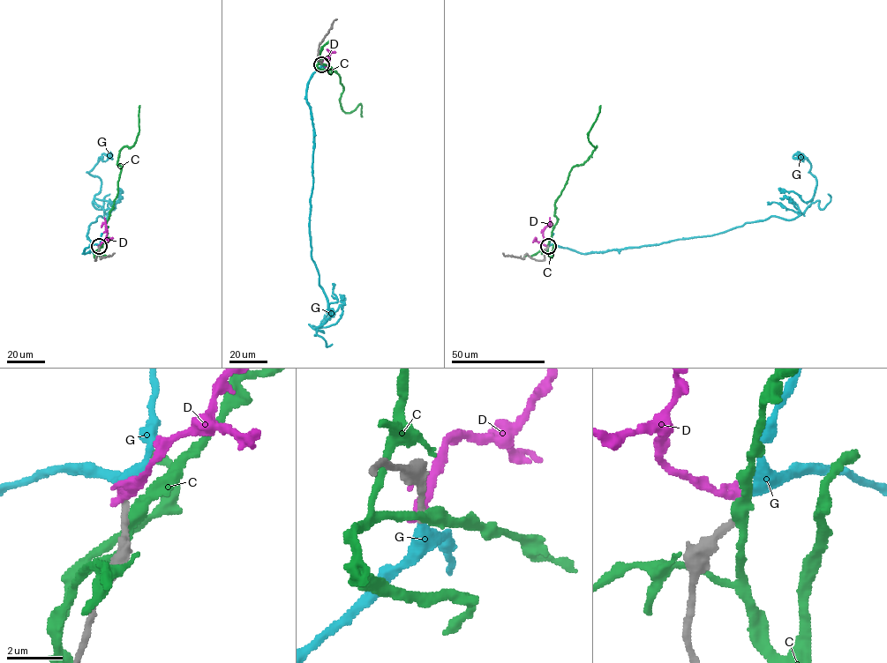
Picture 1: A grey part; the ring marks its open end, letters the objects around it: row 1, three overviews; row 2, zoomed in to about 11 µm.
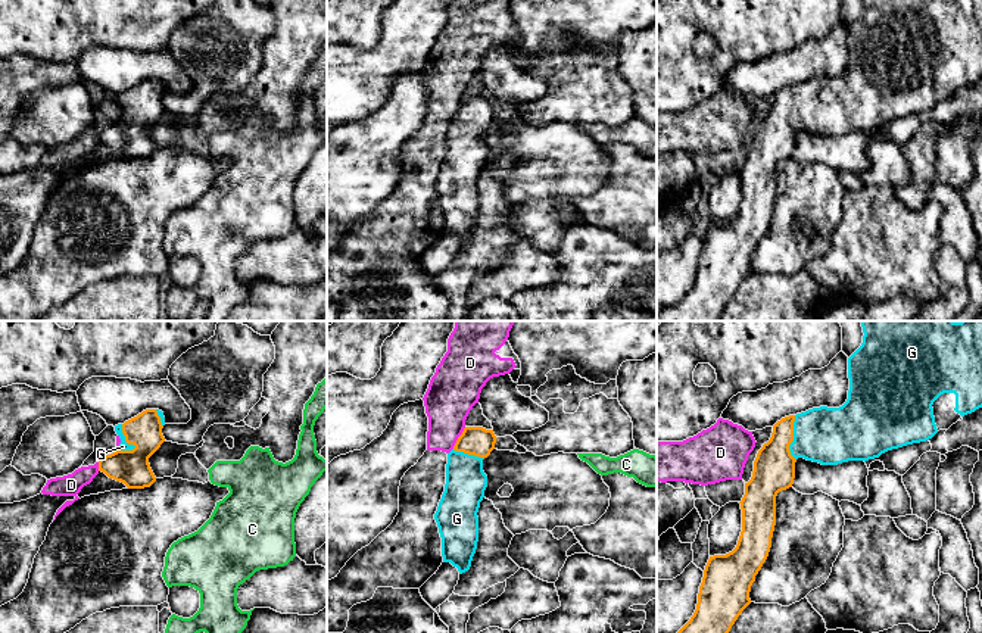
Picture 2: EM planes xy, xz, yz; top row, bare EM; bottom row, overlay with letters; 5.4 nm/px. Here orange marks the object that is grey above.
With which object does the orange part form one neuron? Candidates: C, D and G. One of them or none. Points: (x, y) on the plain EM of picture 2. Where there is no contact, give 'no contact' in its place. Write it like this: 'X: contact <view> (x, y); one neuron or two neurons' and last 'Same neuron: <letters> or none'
C: no contact; two neurons
D: contact xz (458, 108); two neurons
G: contact xy (125, 109); one neuron
Same neuron: G

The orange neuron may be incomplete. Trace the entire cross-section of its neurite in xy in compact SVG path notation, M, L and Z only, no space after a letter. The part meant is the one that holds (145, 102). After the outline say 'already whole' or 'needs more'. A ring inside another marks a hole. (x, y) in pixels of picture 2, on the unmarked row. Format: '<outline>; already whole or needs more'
M146 79L124 94L115 96L121 113L113 124L99 131L99 141L128 159L150 158L156 147L149 128L165 112L163 96L165 87L159 79Z; needs more

